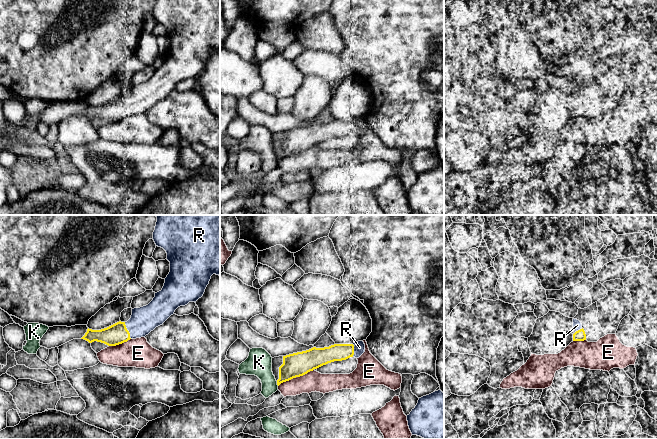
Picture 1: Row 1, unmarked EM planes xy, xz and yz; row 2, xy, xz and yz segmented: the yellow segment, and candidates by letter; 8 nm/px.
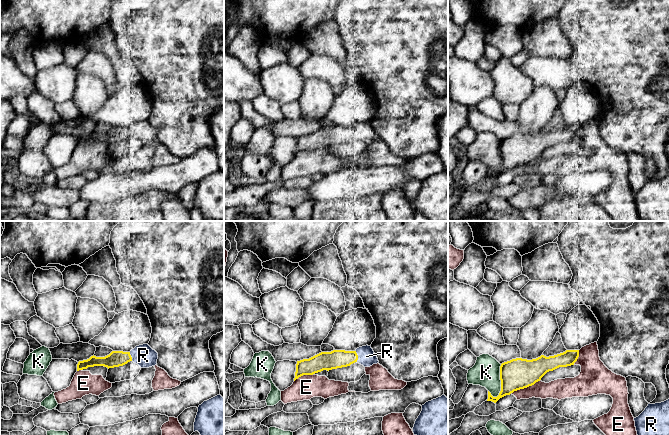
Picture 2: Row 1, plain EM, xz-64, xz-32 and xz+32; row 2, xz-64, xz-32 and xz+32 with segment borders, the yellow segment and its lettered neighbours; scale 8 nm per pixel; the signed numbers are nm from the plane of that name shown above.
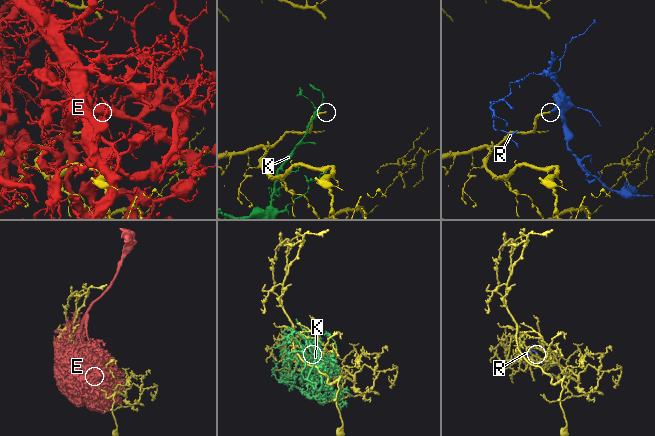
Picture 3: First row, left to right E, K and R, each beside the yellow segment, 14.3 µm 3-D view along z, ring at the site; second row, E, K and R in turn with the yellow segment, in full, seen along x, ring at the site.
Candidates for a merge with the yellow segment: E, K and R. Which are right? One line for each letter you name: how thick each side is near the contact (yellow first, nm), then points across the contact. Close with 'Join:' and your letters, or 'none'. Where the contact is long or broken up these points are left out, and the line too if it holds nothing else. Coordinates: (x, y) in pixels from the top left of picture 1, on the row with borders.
R: 170 nm thick on the yellow side, 220 nm on the other
Join: R

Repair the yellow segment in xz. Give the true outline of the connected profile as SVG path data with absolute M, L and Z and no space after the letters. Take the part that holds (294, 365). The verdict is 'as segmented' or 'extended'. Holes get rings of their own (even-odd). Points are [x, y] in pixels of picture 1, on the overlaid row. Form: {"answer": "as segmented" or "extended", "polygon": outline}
{"answer": "extended", "polygon": "M363 341L353 344L334 344L329 347L316 348L283 356L283 364L279 367L277 385L293 378L303 376L314 369L334 361L359 358L365 352Z"}

